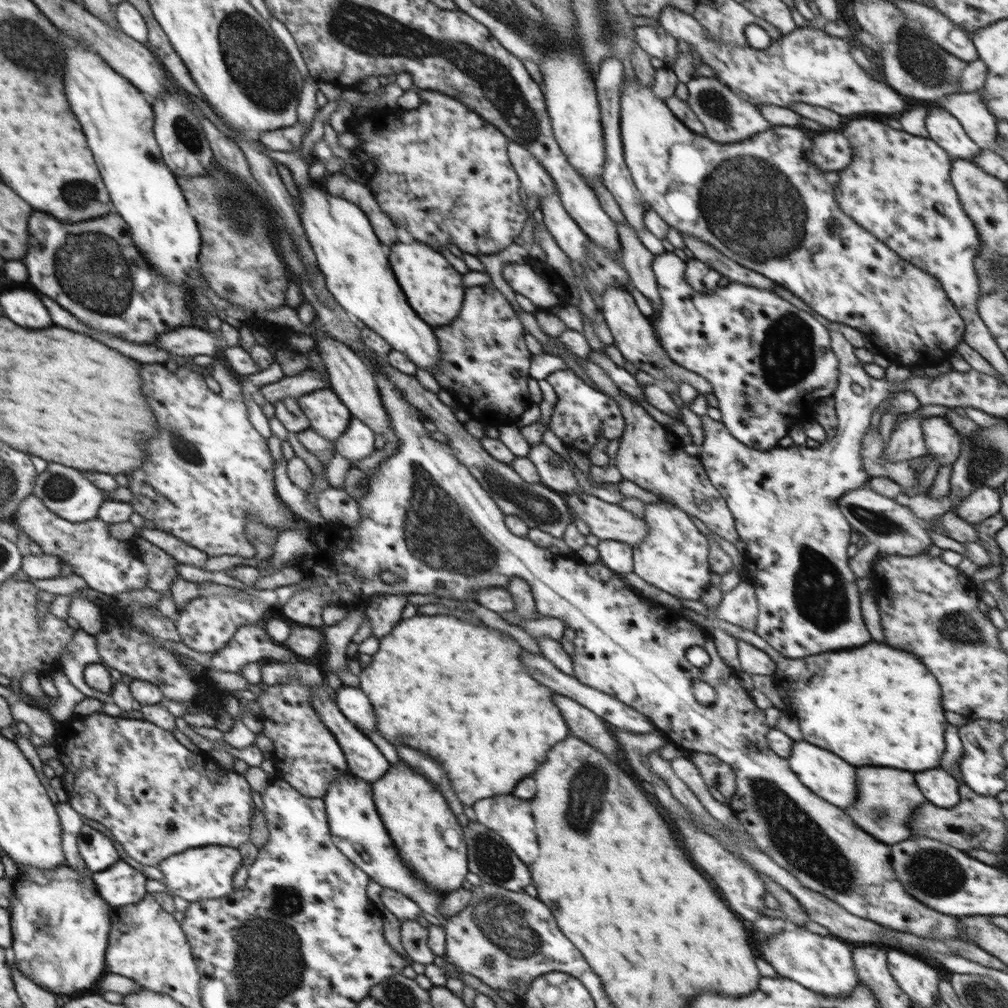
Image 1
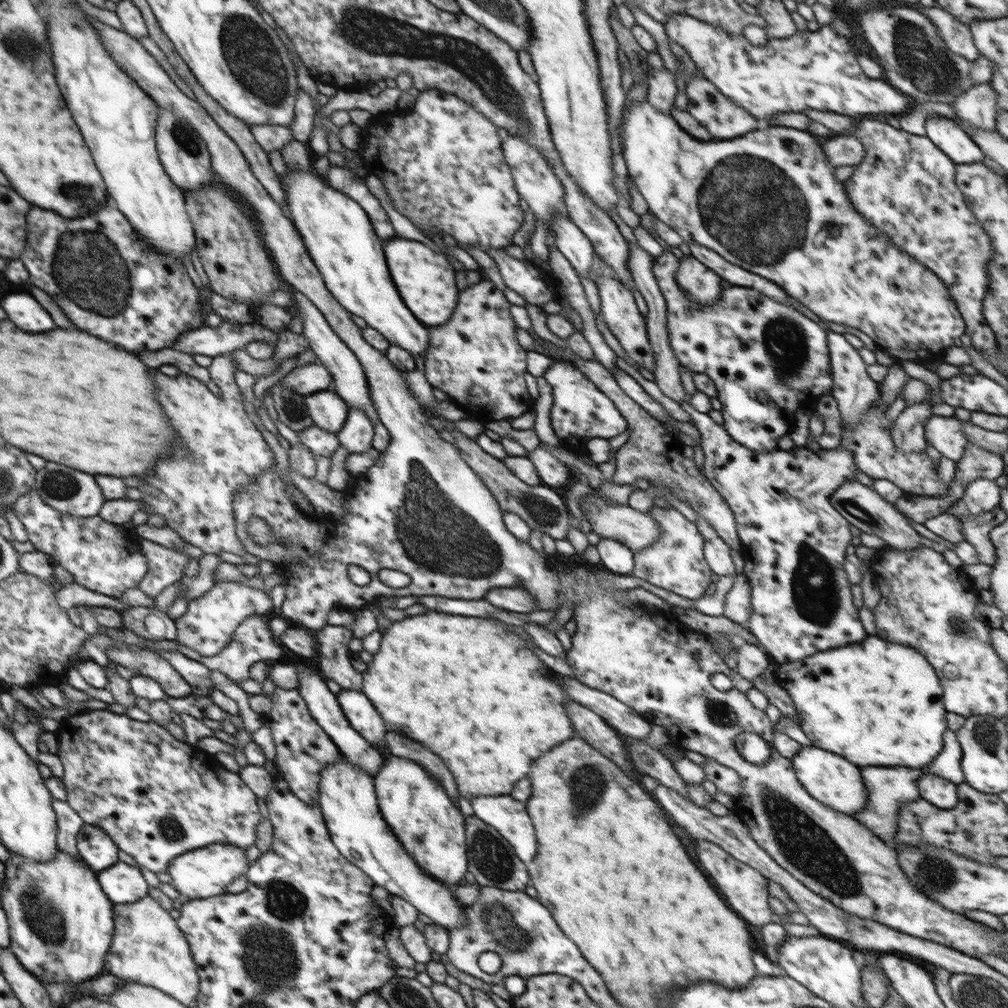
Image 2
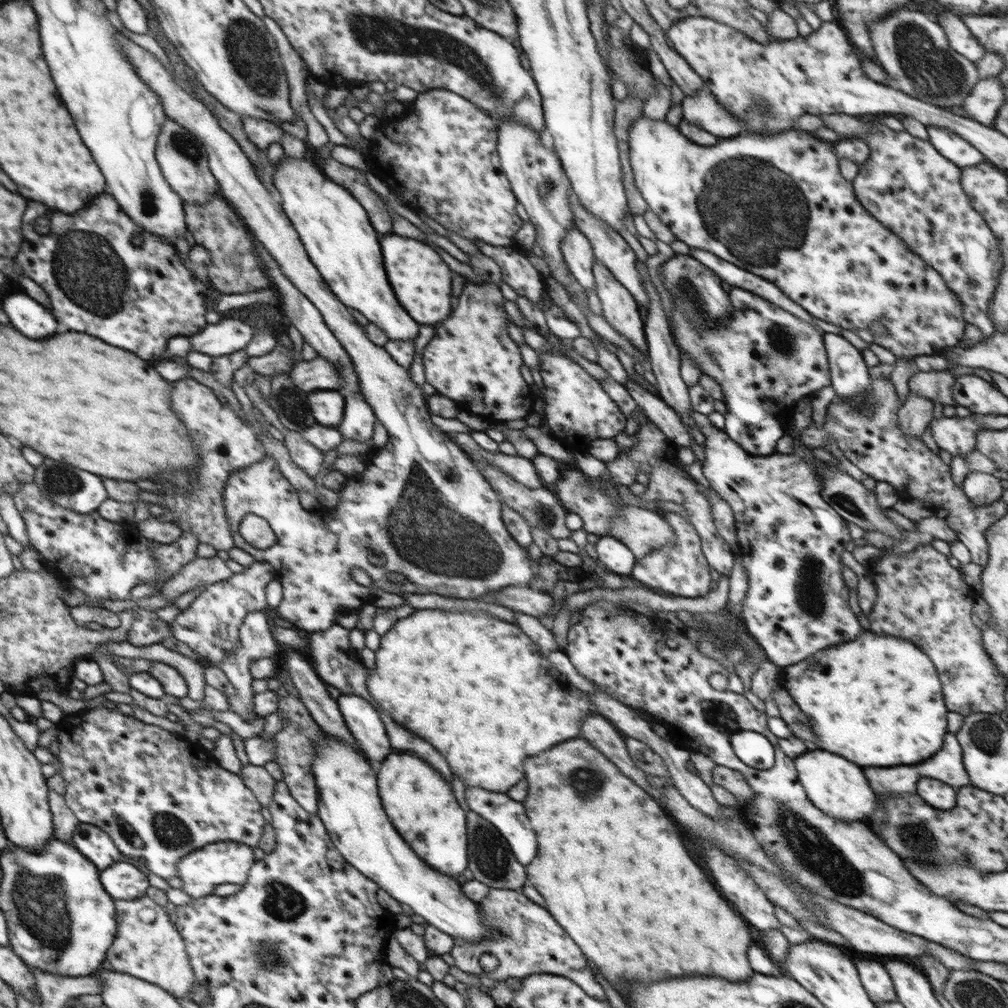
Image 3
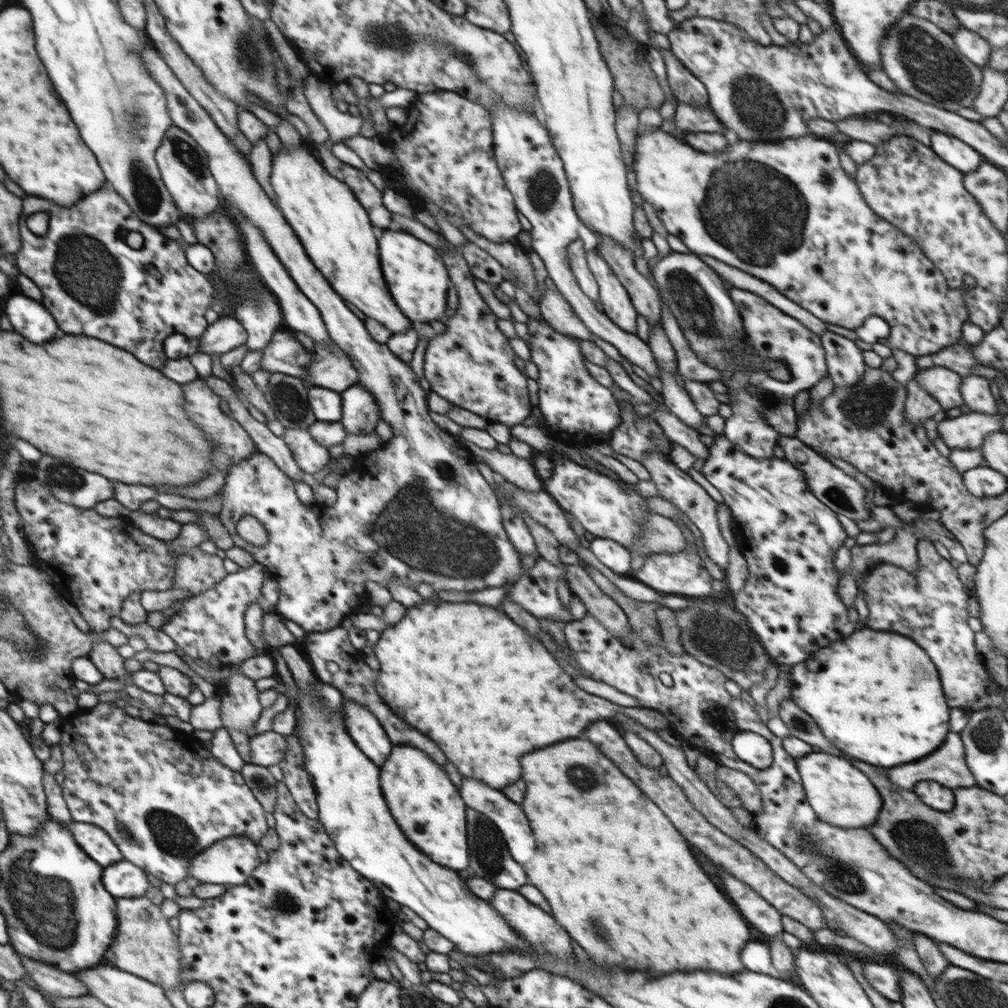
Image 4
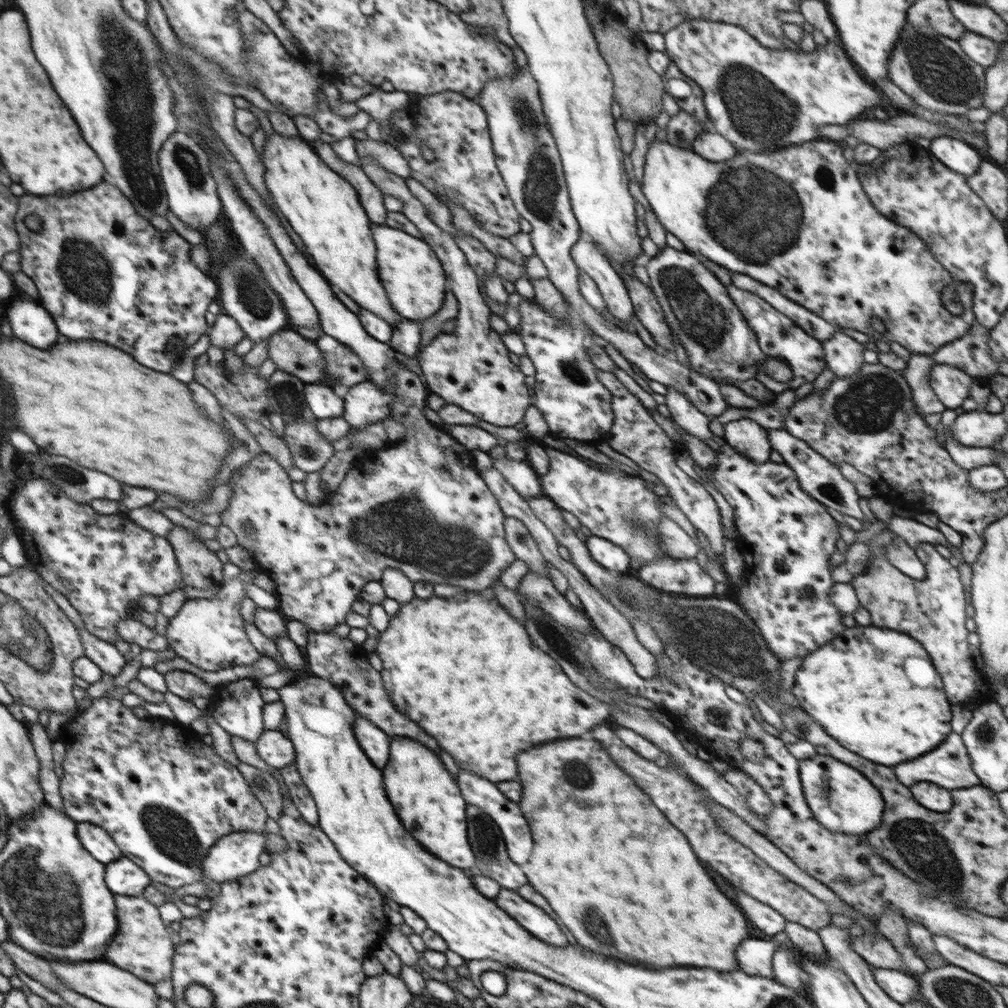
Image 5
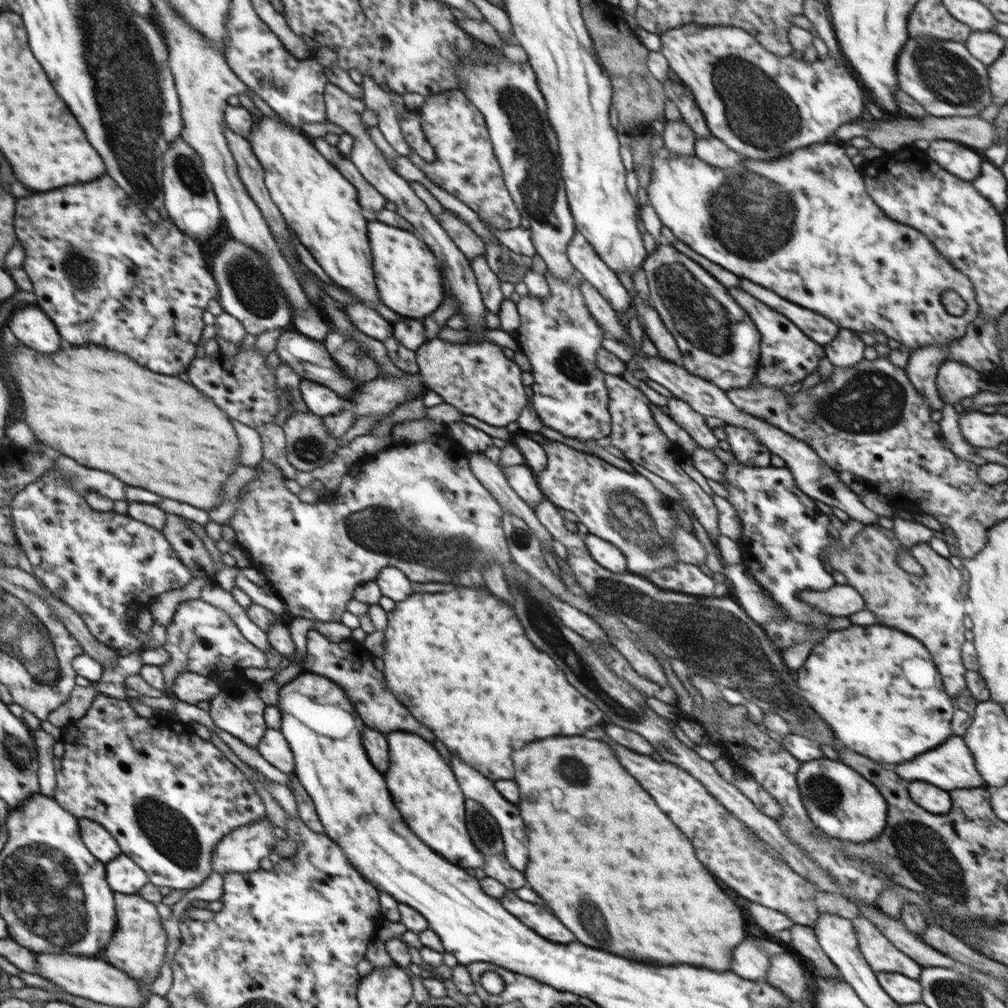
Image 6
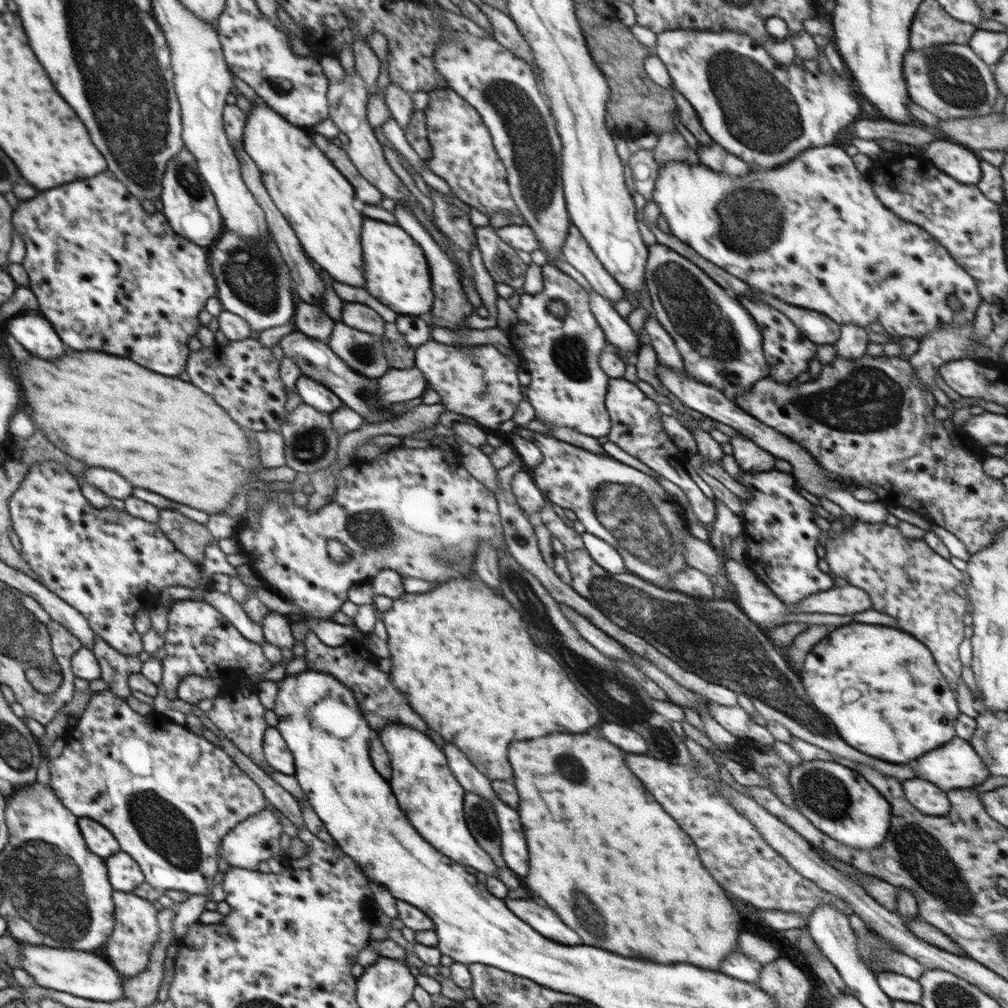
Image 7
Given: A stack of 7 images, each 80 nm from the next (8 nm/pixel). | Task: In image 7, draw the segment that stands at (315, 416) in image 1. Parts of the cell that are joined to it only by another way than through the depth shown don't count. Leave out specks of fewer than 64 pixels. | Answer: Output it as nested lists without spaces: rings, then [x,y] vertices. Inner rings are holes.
[[[301,376],[296,381],[297,392],[304,403],[312,405],[320,412],[334,412],[344,406],[341,398],[328,390],[323,384],[306,376]]]

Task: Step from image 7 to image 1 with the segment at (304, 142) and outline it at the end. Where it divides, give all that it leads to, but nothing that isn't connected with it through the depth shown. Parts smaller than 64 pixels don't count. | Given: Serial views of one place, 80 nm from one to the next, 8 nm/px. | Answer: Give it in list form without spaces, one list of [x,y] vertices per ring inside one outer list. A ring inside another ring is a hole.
[[[314,181],[305,188],[299,188],[302,205],[298,212],[308,236],[308,242],[315,252],[321,273],[324,275],[326,286],[336,299],[336,302],[348,314],[354,314],[362,320],[370,330],[376,331],[392,349],[403,352],[416,366],[427,370],[432,375],[441,361],[440,345],[437,341],[434,328],[426,324],[413,308],[408,306],[404,292],[400,290],[394,271],[390,268],[388,250],[376,237],[376,233],[363,210],[359,206],[348,202],[347,199],[338,198],[316,187]]]

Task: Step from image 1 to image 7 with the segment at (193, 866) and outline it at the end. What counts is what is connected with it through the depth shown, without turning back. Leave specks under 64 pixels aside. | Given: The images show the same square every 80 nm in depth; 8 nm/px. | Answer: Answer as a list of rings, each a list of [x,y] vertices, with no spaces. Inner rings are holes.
[[[265,807],[258,814],[253,814],[240,821],[224,838],[219,848],[219,858],[224,858],[230,867],[258,871],[260,862],[278,855],[282,825],[271,808]]]

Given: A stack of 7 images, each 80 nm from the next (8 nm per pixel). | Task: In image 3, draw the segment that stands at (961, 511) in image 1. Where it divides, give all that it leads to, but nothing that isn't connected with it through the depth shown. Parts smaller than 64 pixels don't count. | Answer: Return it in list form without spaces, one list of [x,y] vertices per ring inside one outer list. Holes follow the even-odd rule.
[[[968,473],[961,488],[970,498],[972,506],[980,507],[998,501],[1005,490],[1001,484],[1001,474]]]

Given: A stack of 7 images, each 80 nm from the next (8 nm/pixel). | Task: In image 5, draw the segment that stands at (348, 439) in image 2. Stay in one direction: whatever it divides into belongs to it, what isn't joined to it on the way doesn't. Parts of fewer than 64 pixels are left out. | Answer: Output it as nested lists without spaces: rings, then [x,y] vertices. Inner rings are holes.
[[[368,380],[351,386],[343,398],[343,419],[354,428],[364,429],[383,421],[390,414],[392,400],[397,397]]]

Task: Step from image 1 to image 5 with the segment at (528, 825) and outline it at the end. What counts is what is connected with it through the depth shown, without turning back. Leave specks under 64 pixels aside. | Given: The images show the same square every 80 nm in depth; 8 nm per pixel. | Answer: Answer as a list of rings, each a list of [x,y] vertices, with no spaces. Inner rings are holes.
[[[460,770],[457,783],[459,784],[462,798],[467,804],[481,808],[502,828],[510,858],[512,858],[516,864],[524,864],[524,862],[530,858],[530,854],[532,854],[532,834],[530,834],[530,828],[528,828],[528,824],[526,824],[526,820],[524,820],[524,816],[522,816],[518,804],[516,804],[516,802],[510,802],[510,799],[506,798],[506,796],[497,789],[497,786],[494,786],[493,782],[484,780],[484,778],[476,776],[476,774],[470,774],[470,772]]]

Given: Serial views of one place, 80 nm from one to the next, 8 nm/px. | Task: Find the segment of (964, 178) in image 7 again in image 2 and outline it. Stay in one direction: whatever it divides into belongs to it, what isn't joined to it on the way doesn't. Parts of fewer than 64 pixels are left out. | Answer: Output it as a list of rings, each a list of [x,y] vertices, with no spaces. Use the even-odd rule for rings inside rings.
[[[934,115],[926,119],[925,129],[926,136],[956,165],[982,162],[982,149],[955,123],[955,119]]]

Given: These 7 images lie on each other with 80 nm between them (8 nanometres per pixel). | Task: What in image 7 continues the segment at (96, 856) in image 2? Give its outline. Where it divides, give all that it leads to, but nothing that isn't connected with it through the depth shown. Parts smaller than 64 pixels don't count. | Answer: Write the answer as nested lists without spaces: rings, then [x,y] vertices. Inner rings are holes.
[[[79,818],[79,826],[82,828],[87,846],[100,855],[100,858],[107,859],[122,850],[115,835],[95,819]]]

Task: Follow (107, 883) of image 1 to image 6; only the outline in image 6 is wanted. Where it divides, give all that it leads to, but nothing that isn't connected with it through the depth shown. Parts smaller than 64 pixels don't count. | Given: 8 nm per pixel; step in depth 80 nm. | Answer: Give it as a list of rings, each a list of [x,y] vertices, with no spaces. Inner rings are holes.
[[[122,853],[106,865],[108,882],[118,893],[136,895],[149,884],[147,871]]]

